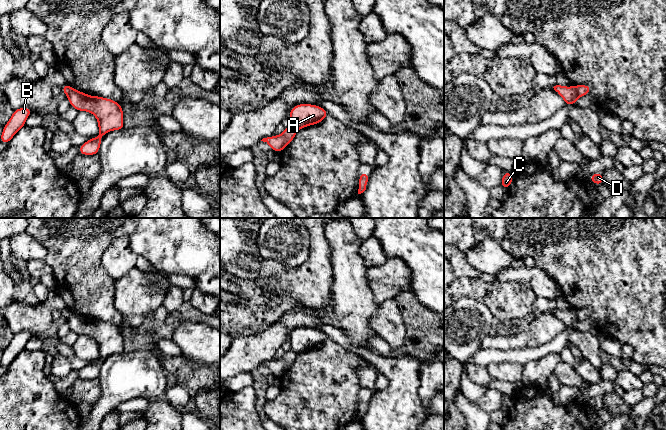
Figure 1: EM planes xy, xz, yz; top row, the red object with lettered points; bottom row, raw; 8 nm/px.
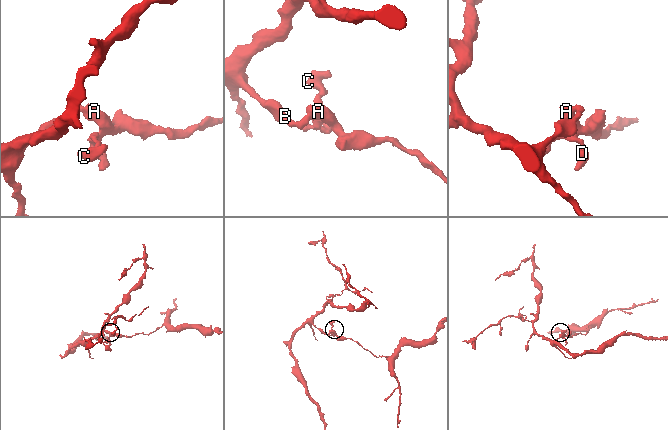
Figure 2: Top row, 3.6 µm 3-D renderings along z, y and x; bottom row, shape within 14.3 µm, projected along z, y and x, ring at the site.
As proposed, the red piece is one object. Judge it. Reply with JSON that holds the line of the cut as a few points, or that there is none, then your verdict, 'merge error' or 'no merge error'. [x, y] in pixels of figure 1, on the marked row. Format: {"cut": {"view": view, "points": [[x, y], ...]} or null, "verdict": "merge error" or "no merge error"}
{"cut": {"view": "yz", "points": [[572, 87], [579, 96]]}, "verdict": "merge error"}

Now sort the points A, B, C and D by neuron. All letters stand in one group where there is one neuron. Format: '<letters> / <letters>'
A C D / B

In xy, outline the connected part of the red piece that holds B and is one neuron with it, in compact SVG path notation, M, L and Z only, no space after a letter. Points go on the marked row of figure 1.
M21 107L14 110L10 120L4 126L0 142L8 144L14 135L26 125L26 120L31 113L32 110L28 107Z

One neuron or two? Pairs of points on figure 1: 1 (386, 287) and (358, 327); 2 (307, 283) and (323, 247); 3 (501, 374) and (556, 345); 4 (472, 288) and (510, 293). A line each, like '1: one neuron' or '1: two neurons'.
1: two neurons
2: one neuron
3: two neurons
4: one neuron

